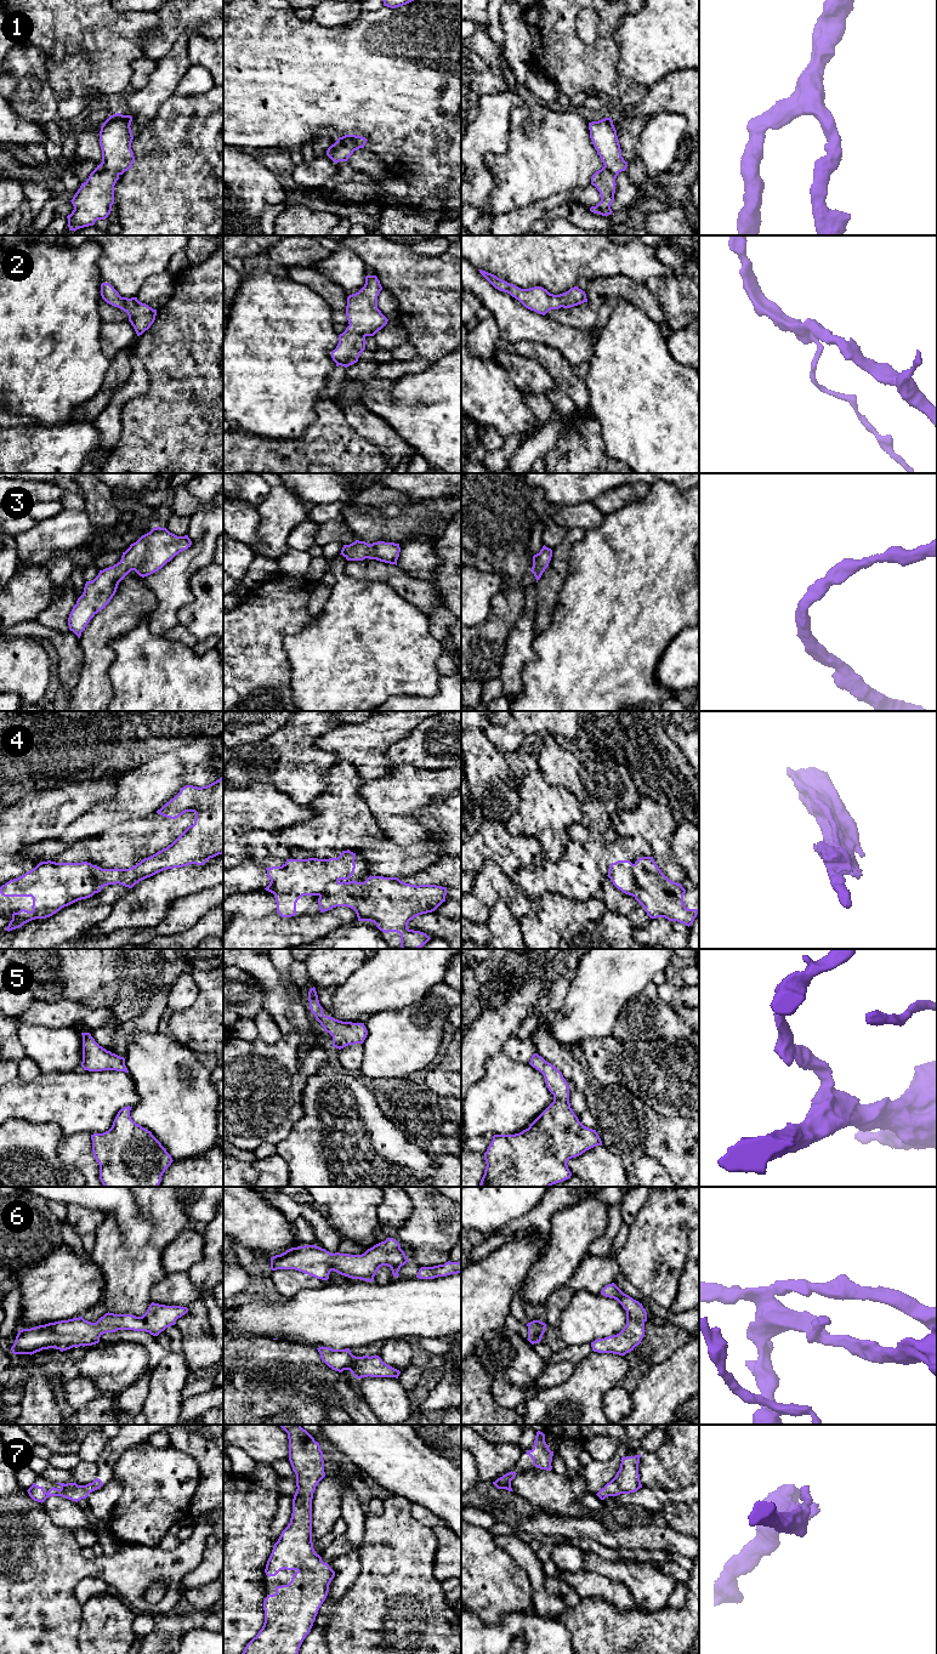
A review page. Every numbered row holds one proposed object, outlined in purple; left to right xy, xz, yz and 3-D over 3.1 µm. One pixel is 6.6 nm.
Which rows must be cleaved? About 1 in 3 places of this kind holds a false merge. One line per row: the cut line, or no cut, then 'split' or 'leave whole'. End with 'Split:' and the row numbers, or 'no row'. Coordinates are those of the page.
1: cut none; leave whole
2: cut none; leave whole
3: cut none; leave whole
4: cut yz (632, 864), (632, 875), (636, 881), (636, 893), (634, 896); split
5: cut none; leave whole
6: cut none; leave whole
7: cut none; leave whole
Split: 4

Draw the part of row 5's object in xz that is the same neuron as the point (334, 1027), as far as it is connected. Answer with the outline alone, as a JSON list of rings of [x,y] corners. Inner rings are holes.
[[[316,988],[308,991],[310,1010],[326,1033],[333,1036],[333,1046],[341,1050],[345,1046],[363,1044],[368,1030],[364,1023],[342,1022],[323,1013]]]

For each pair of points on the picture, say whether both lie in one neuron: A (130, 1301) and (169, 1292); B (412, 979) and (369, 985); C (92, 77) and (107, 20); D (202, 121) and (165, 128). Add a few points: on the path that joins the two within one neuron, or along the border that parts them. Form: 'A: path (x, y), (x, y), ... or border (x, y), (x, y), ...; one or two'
A: border (166, 1274), (152, 1286), (151, 1301); two
B: path (401, 979), (389, 979), (380, 984); one
C: path (92, 62), (98, 56), (100, 34); one
D: path (193, 128), (174, 128); one

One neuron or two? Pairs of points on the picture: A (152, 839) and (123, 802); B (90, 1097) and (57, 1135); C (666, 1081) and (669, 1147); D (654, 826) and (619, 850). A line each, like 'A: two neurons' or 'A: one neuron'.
A: two neurons
B: two neurons
C: two neurons
D: two neurons

